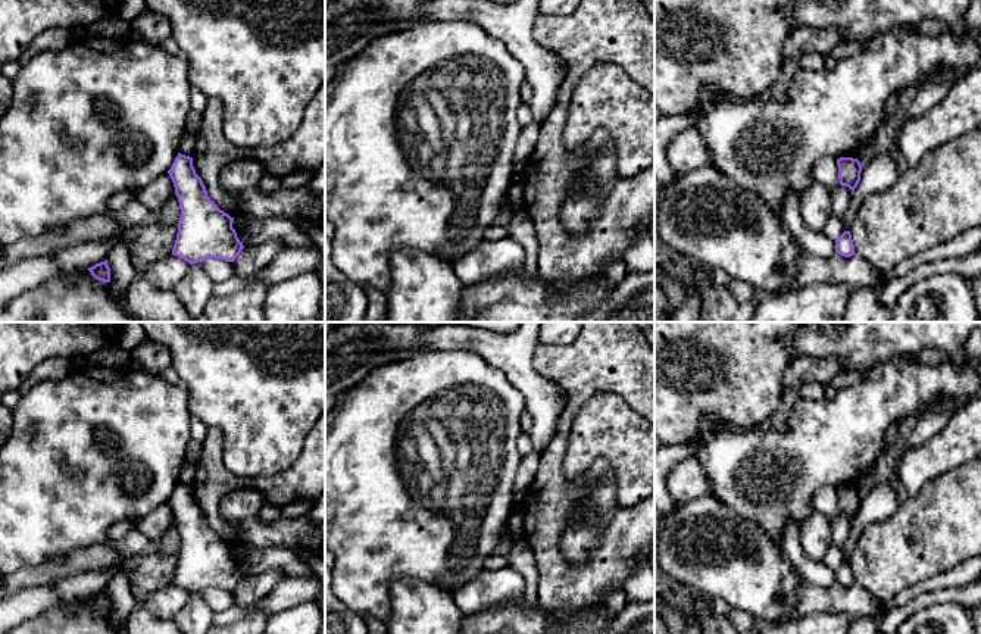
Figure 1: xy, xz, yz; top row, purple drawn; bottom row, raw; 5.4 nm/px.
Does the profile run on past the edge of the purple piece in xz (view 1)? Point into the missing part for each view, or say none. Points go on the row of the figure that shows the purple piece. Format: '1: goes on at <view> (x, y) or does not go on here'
1: does not go on here

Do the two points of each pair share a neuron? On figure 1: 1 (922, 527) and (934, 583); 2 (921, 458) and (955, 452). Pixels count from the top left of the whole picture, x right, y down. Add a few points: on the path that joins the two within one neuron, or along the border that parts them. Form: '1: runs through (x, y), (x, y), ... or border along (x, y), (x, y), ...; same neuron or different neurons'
1: border along (964, 561), (953, 568), (900, 590); different neurons
2: runs through (930, 458), (946, 452); same neuron

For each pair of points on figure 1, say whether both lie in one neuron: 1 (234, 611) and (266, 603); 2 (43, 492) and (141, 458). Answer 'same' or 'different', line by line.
1: same
2: same

